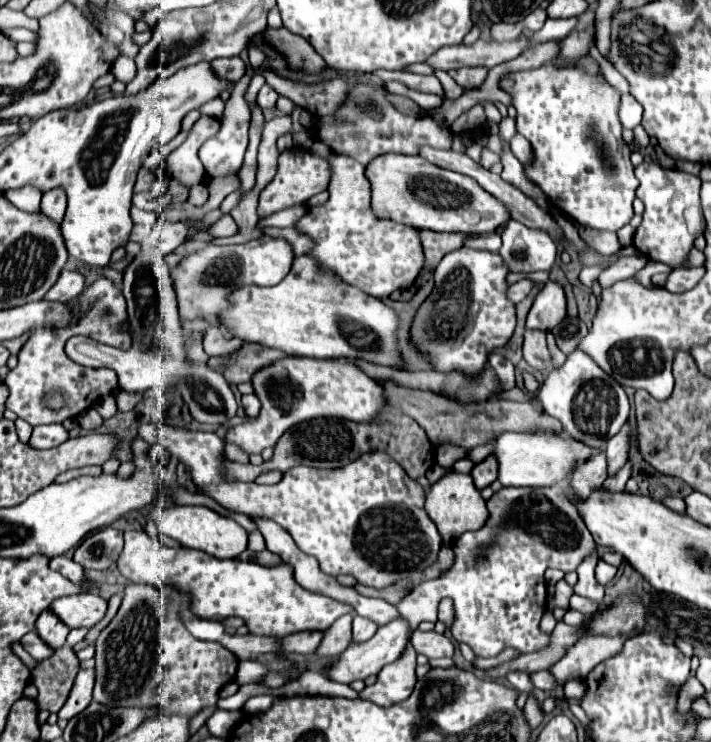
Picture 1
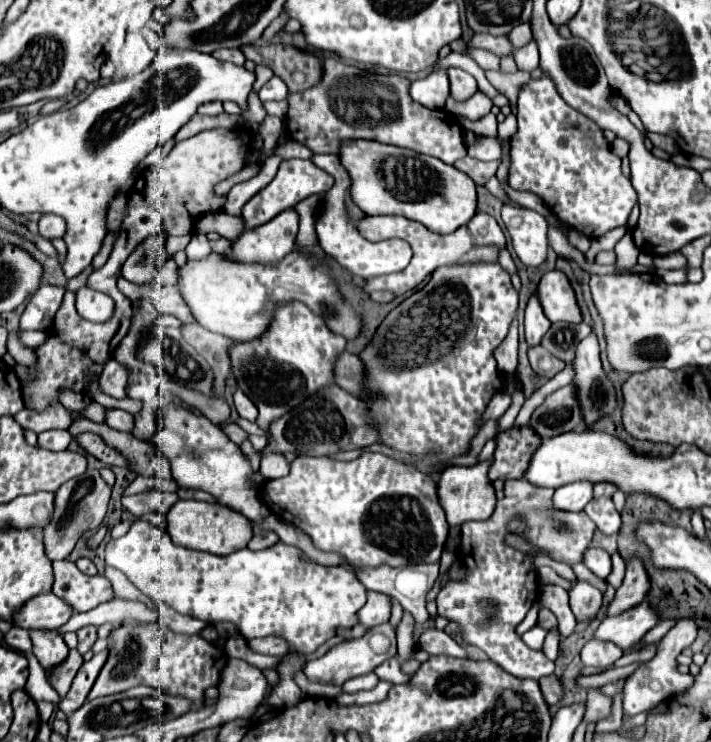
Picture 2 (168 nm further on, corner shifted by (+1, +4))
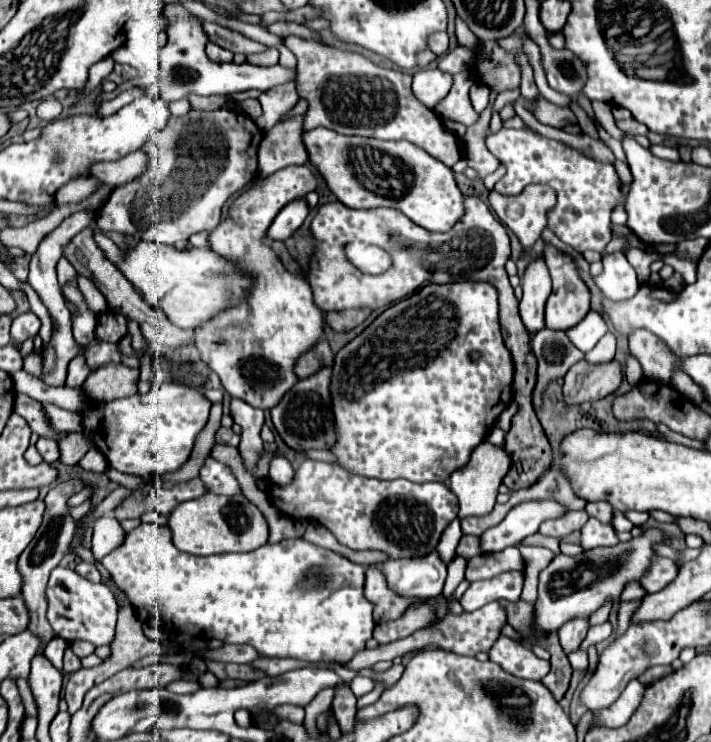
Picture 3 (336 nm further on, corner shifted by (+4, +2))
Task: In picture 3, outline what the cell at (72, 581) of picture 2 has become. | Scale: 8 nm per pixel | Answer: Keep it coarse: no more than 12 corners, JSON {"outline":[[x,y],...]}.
{"outline":[[70,568],[48,582],[48,622],[66,642],[110,644],[116,600]]}

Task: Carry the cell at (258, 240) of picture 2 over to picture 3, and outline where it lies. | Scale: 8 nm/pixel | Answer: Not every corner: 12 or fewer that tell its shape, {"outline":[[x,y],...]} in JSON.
{"outline":[[306,200],[286,204],[266,240],[290,238],[308,216]]}

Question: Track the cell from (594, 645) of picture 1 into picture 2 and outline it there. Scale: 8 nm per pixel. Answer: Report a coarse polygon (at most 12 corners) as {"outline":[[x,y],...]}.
{"outline":[[643,600],[637,608],[607,616],[595,632],[623,650],[655,624],[657,612]]}

